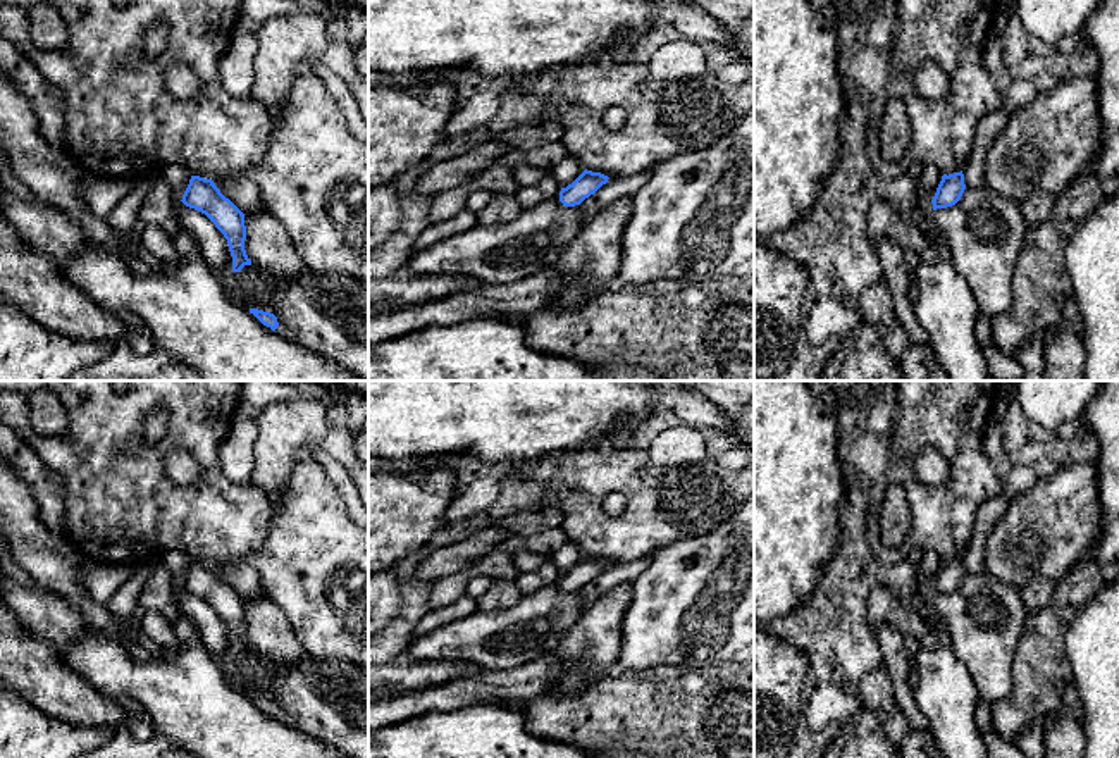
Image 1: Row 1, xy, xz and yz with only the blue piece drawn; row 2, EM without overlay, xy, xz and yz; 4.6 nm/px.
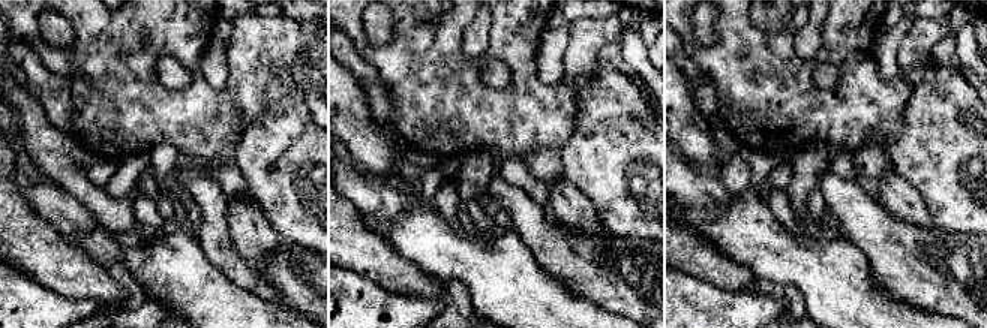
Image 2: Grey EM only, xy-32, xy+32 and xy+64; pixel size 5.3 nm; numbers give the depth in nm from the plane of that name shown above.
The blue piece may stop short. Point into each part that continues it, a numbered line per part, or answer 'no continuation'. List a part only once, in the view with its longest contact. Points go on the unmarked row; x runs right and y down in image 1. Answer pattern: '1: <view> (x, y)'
no continuation

